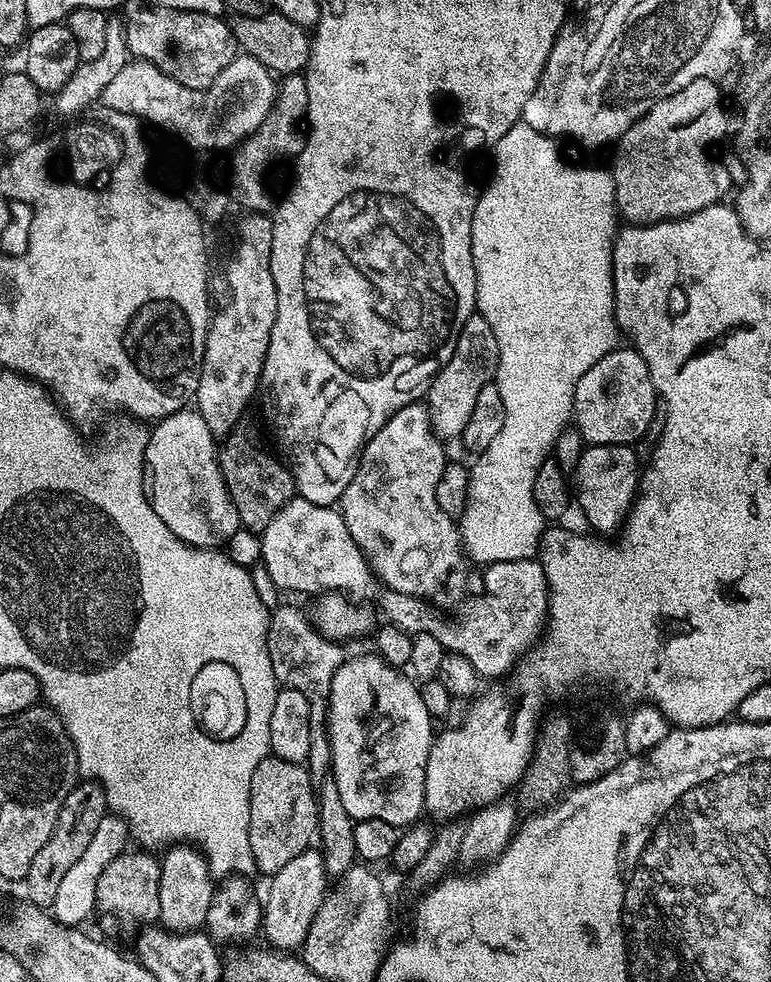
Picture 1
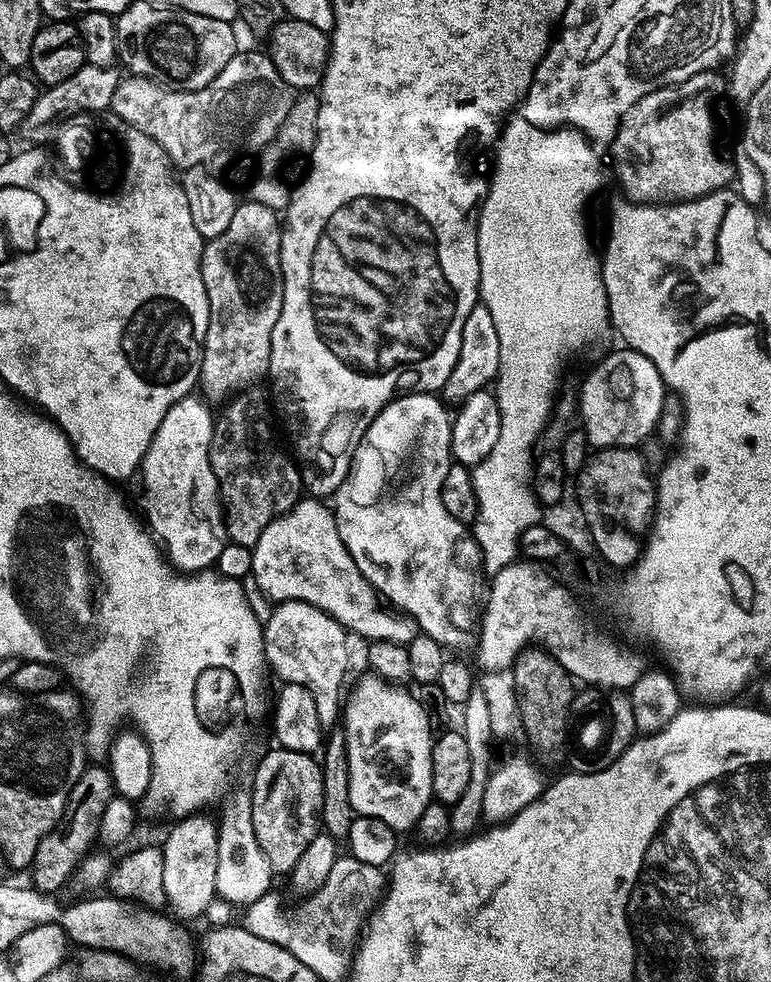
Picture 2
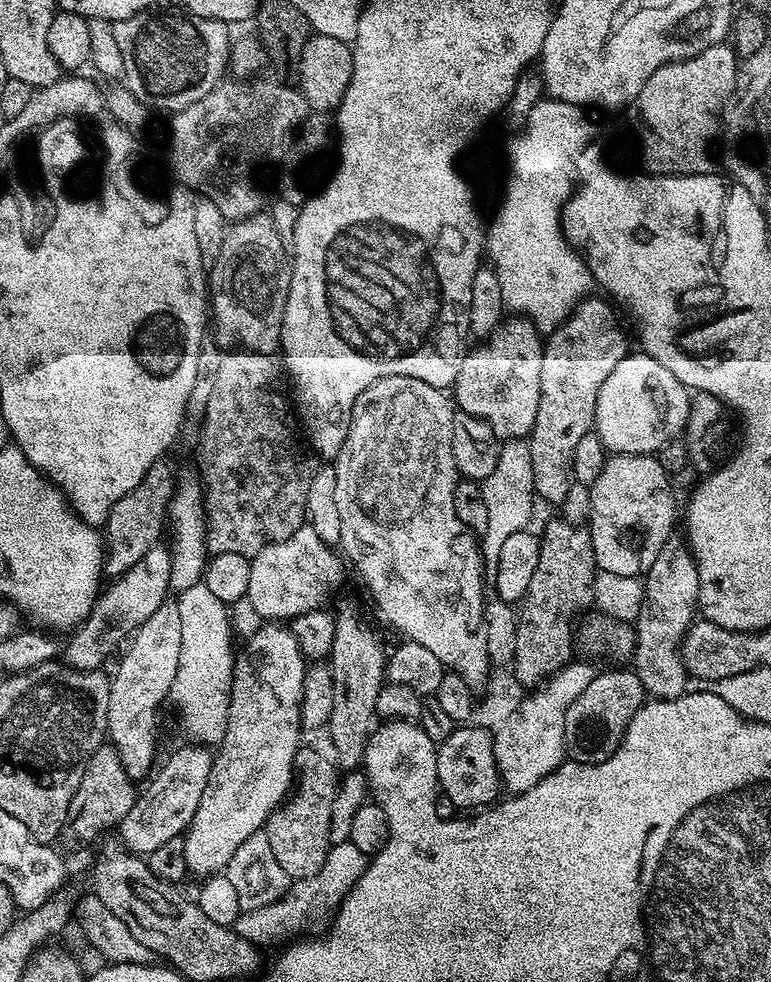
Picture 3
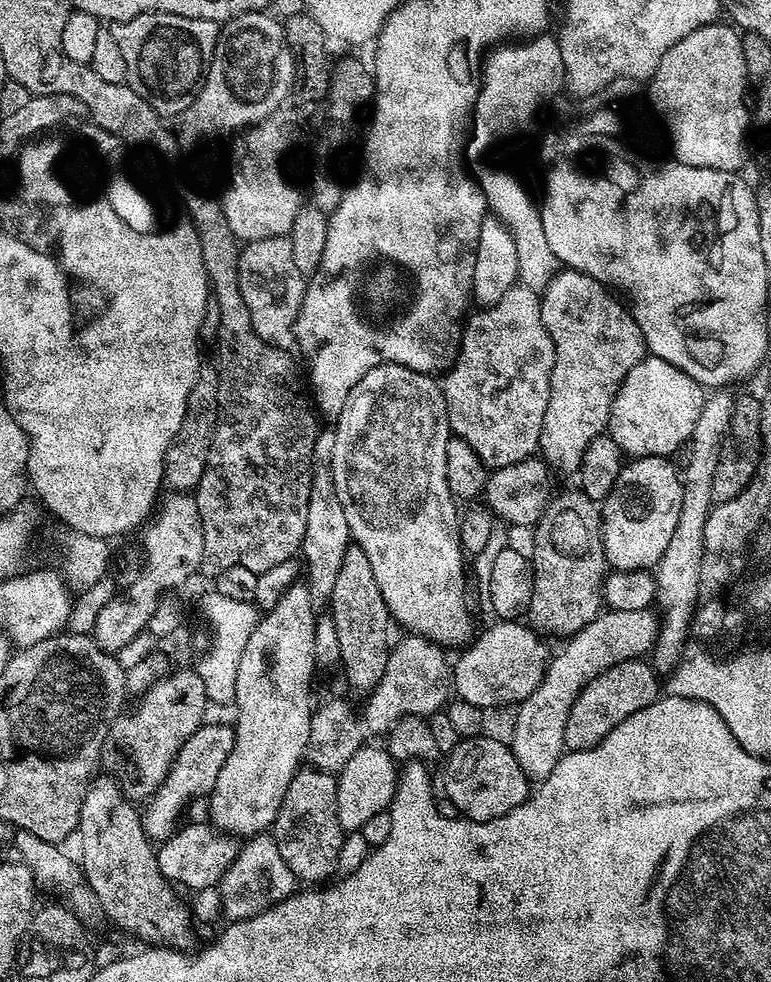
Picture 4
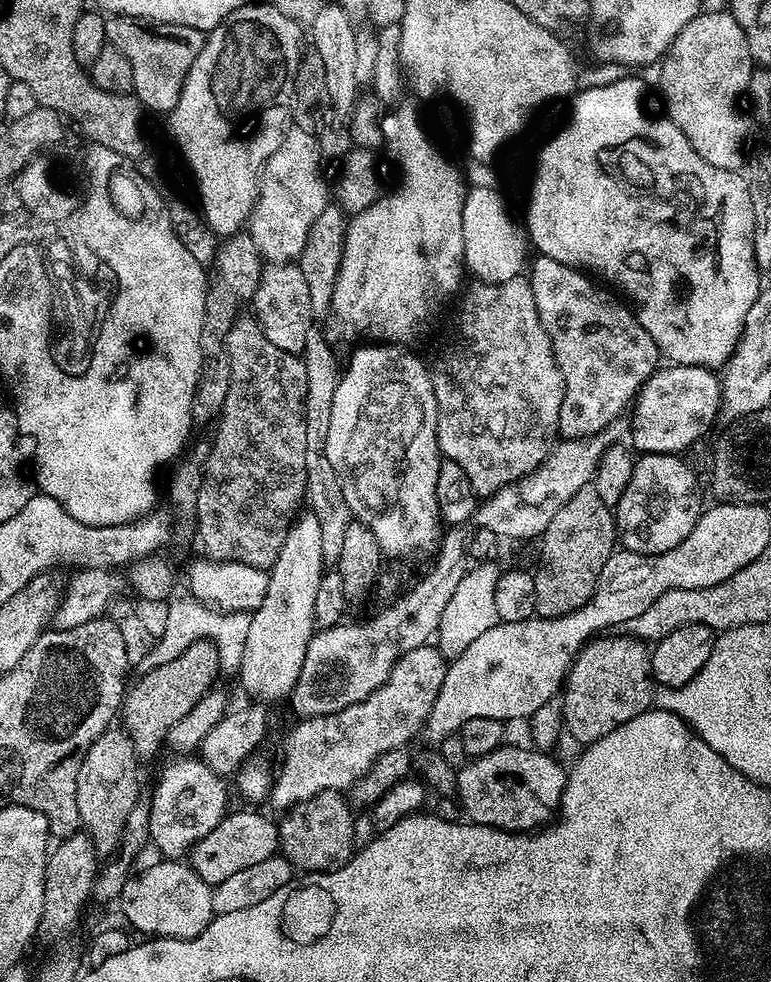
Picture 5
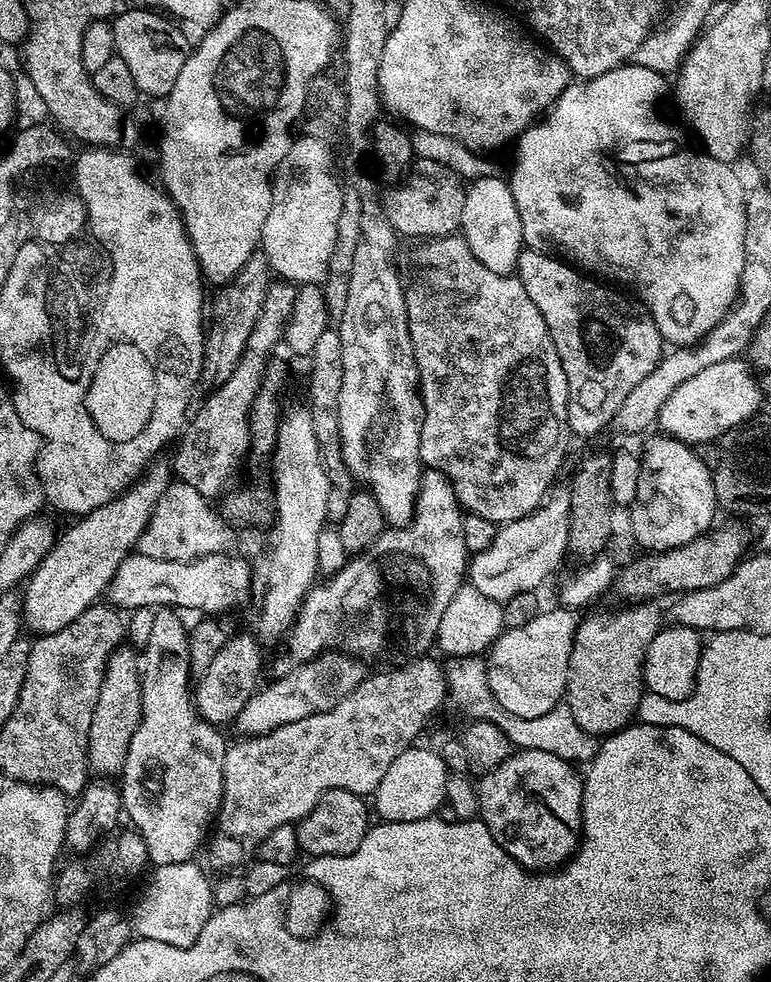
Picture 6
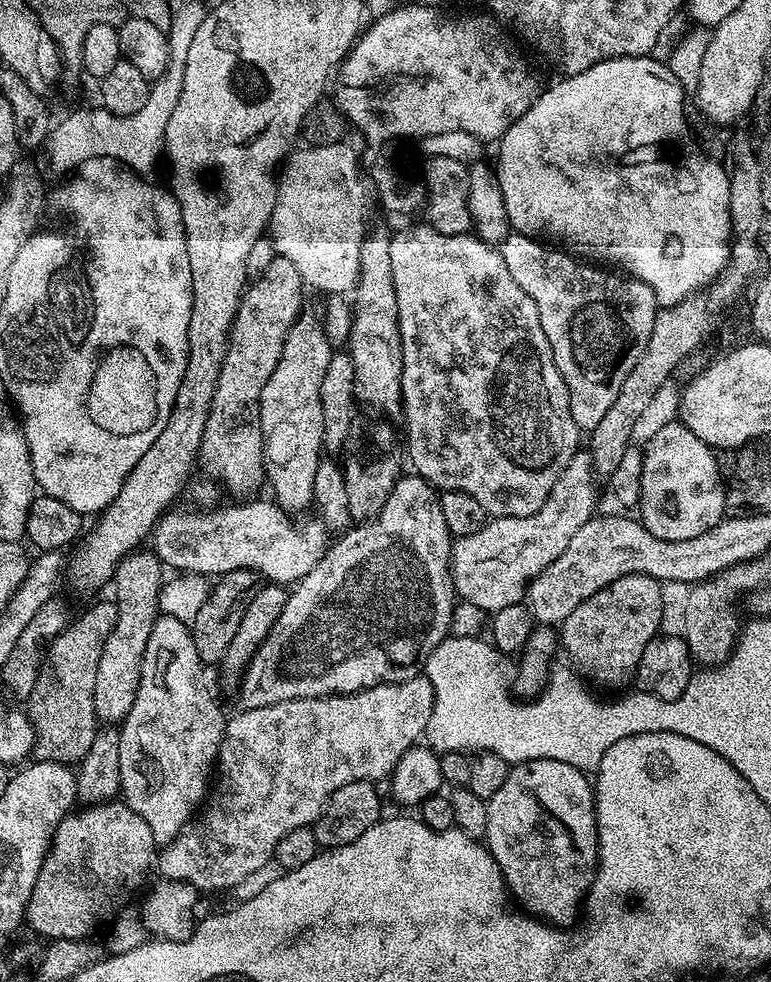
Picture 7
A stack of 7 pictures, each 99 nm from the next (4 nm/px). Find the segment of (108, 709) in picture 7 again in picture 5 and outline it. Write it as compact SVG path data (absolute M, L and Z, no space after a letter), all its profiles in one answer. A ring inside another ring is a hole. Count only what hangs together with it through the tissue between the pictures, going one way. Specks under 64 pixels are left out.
M109 726L92 743L86 758L82 758L82 766L78 766L78 814L83 831L92 837L97 853L115 852L127 815L138 802L142 783L136 777L136 760L138 753L127 731L120 726Z

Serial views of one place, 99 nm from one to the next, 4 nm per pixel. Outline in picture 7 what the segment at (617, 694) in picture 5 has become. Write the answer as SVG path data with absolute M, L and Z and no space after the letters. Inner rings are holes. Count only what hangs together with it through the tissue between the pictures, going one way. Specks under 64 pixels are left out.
M630 574L610 582L605 588L598 590L598 594L590 594L590 598L586 598L586 602L576 607L574 614L570 614L570 618L566 618L558 628L559 643L568 651L569 658L573 660L571 663L581 673L589 672L596 680L631 677L636 671L639 659L642 658L646 644L661 631L660 623L664 620L664 592L660 588L663 588L661 581L652 576Z

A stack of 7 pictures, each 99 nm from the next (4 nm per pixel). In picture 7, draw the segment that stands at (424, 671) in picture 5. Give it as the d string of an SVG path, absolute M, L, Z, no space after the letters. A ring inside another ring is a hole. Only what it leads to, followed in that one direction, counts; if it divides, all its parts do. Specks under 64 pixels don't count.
M421 674L403 680L401 684L379 684L373 688L364 688L360 692L346 692L335 696L316 696L312 700L283 700L270 706L261 708L245 708L237 711L237 716L227 721L224 726L224 736L221 738L221 746L218 759L218 776L220 772L220 800L209 799L206 807L199 813L200 825L192 836L192 828L184 827L168 844L163 845L158 856L158 872L165 881L183 881L192 884L197 890L205 888L208 892L216 892L219 888L235 889L242 878L246 878L254 870L273 863L276 847L290 830L307 828L316 823L316 819L322 814L326 802L342 786L346 786L355 780L371 780L380 782L380 779L387 777L398 763L399 759L406 754L408 748L413 747L427 733L430 720L430 710L434 706L434 686L429 682L428 677Z

